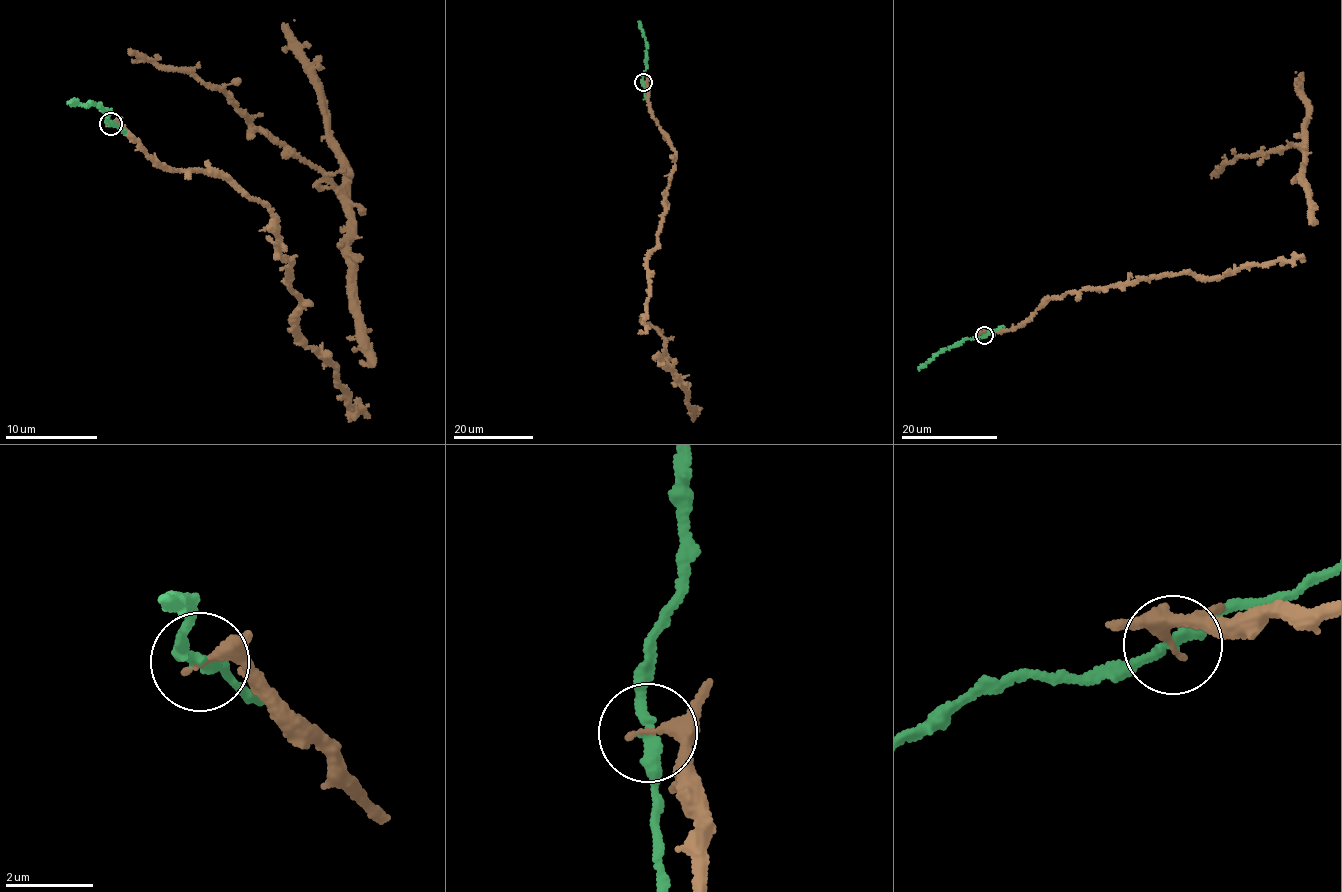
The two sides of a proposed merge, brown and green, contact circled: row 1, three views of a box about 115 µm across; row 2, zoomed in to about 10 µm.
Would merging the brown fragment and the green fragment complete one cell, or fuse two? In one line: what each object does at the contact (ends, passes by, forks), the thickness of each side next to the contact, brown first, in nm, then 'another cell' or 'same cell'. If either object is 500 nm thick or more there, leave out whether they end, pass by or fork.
brown passes by; green passes by; calibres 220 and 240 nm; another cell

